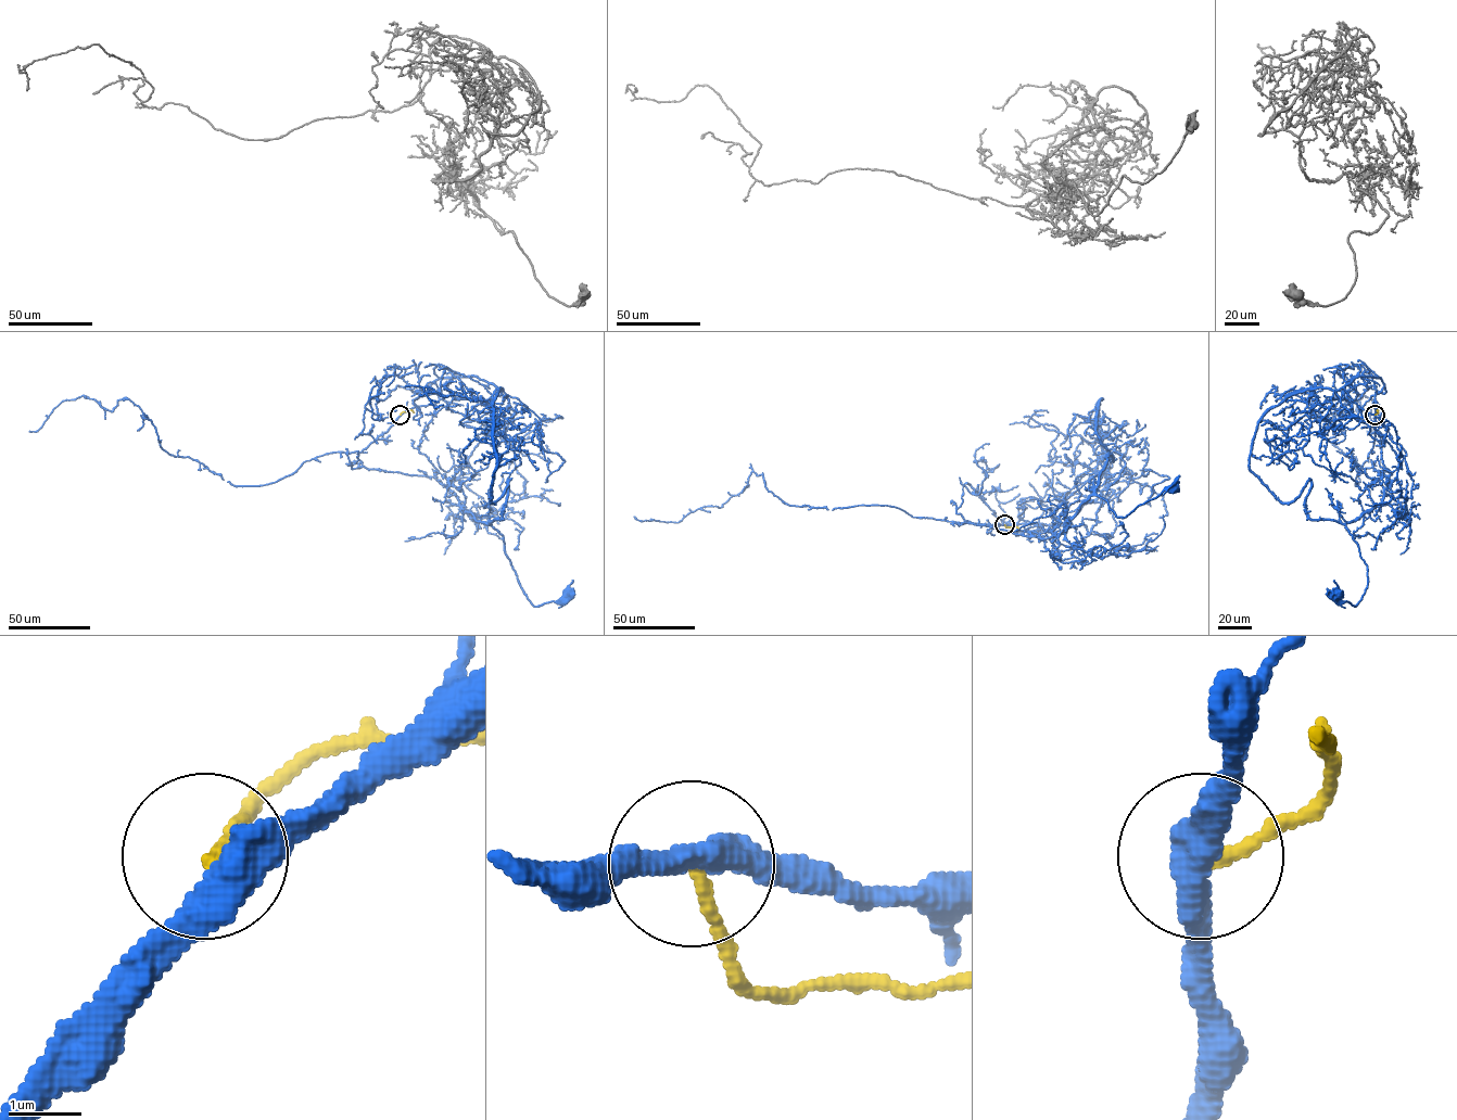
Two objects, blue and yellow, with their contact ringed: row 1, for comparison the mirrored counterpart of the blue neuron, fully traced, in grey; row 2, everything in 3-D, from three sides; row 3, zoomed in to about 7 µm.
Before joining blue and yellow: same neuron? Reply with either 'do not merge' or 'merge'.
merge

